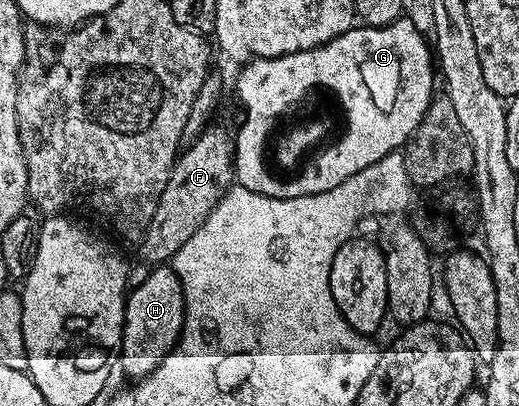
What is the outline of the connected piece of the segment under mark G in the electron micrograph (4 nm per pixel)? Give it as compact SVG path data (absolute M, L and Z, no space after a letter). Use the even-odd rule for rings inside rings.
M405 18L393 20L391 24L385 24L383 28L355 26L349 28L344 34L332 38L327 44L321 44L319 48L309 48L287 56L275 56L272 60L254 58L243 68L246 69L238 76L238 96L246 107L246 121L243 122L242 129L236 132L234 142L236 180L243 188L281 200L311 196L332 190L332 186L340 186L340 182L352 178L352 174L360 174L360 170L379 162L389 152L399 151L416 130L416 126L420 126L424 114L430 109L430 101L435 95L436 64L432 59L431 45L423 32L416 30L416 26L412 26L412 22Z

